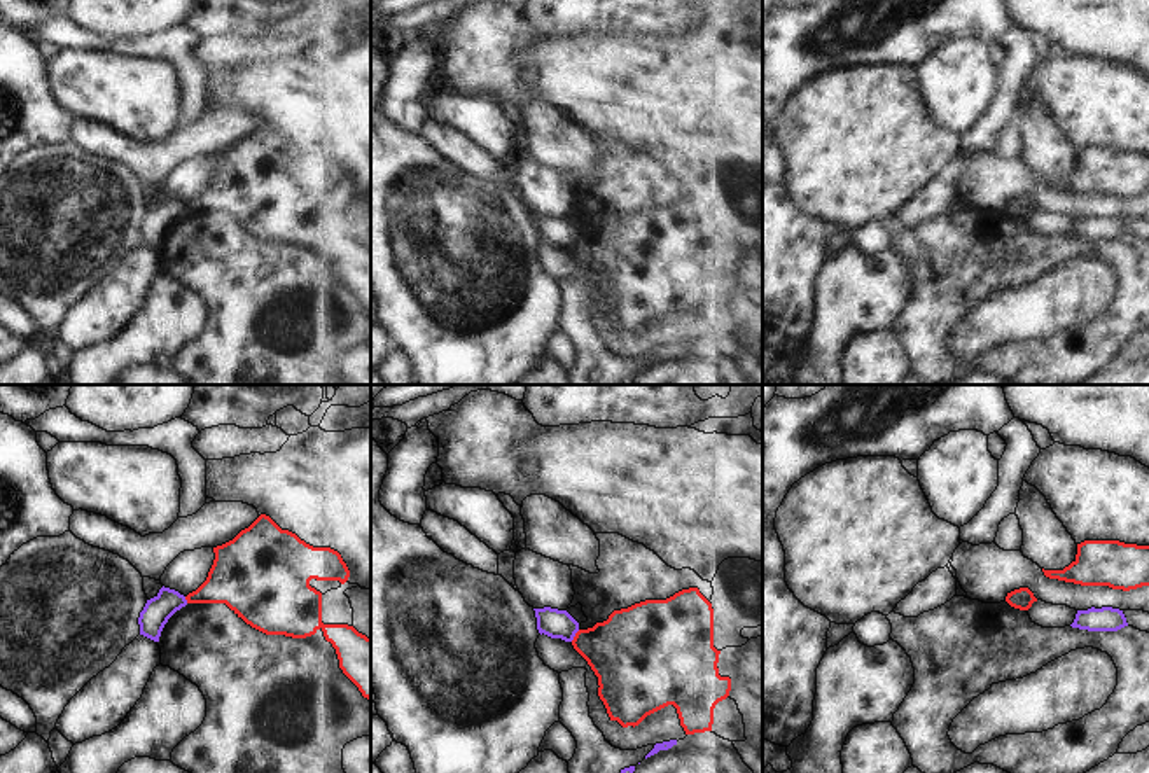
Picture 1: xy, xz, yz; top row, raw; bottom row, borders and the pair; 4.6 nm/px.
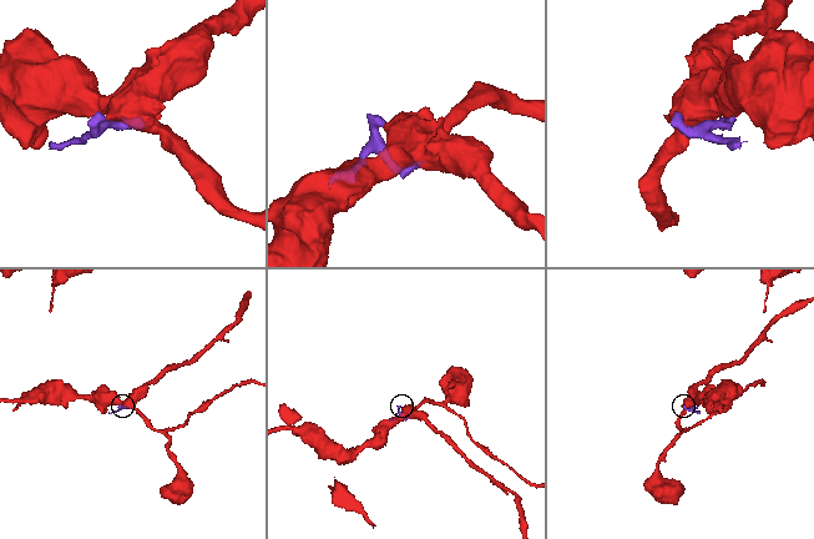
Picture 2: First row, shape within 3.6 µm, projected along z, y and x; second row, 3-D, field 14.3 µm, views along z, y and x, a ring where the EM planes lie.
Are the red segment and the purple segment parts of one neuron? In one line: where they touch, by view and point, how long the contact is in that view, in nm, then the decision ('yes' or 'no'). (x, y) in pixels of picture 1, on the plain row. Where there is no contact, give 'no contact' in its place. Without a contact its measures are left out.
meets red in xz at (576, 243); contact 70 nm long; no

